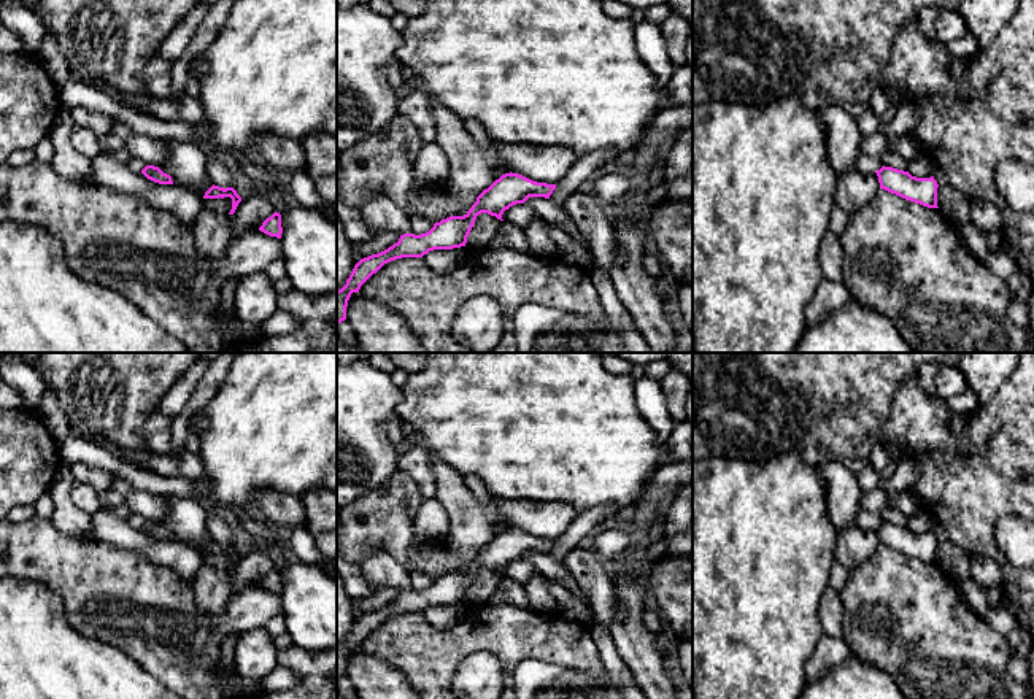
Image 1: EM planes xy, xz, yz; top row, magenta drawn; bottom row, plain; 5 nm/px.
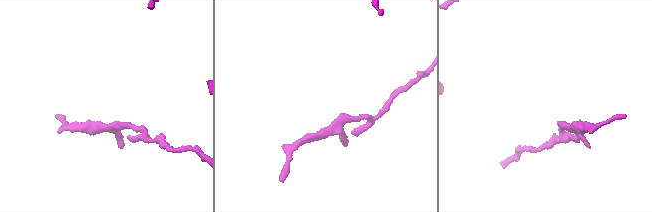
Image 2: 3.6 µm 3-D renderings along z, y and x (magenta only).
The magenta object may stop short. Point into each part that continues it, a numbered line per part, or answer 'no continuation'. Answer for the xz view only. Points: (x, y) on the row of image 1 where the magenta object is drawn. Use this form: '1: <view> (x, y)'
no continuation

